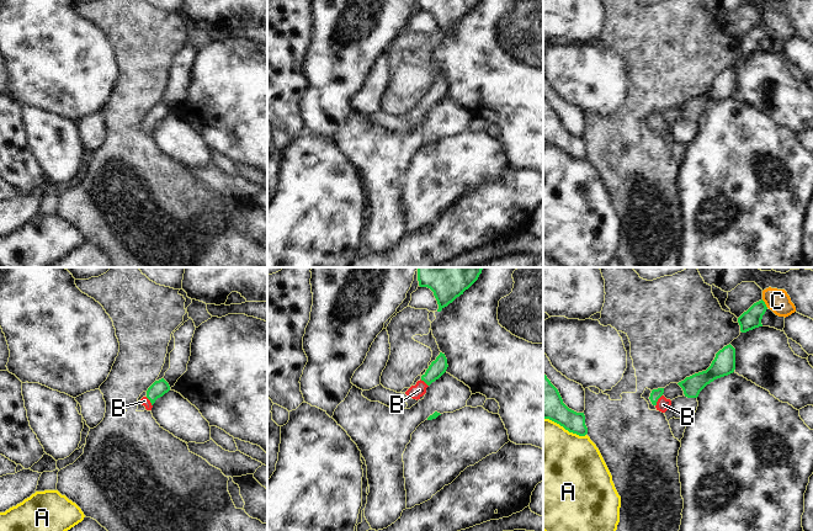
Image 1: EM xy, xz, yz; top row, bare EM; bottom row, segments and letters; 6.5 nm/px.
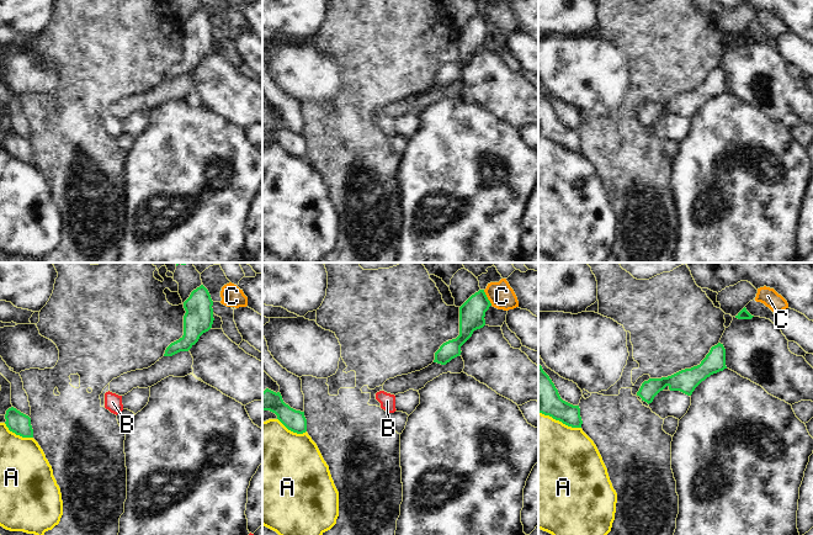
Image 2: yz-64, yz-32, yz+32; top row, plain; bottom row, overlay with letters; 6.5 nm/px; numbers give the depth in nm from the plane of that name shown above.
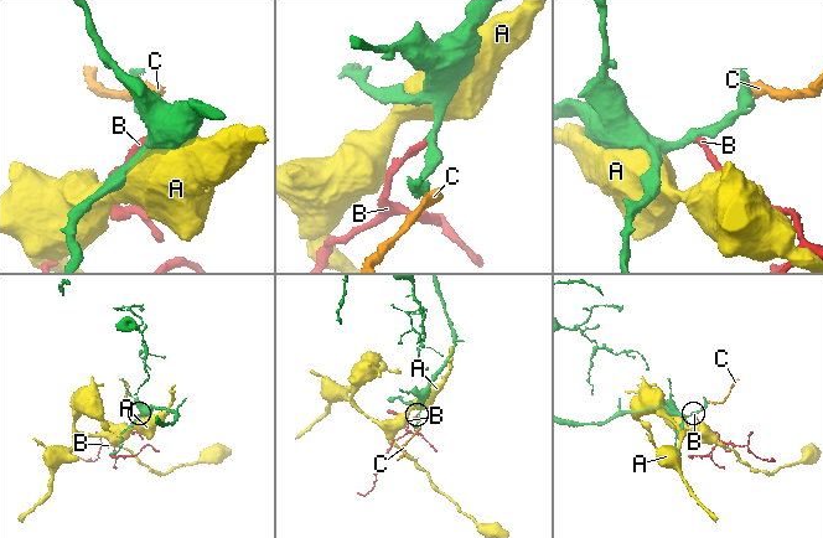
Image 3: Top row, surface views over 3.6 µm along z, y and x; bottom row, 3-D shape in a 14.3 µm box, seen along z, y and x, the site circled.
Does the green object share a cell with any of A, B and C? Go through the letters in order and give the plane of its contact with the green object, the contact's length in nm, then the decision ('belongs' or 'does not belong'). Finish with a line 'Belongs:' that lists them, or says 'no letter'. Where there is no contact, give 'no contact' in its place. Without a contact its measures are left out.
A: yz | 300 nm | does not belong
B: yz | 90 nm | belongs
C: yz | 70 nm | does not belong
Belongs: B

